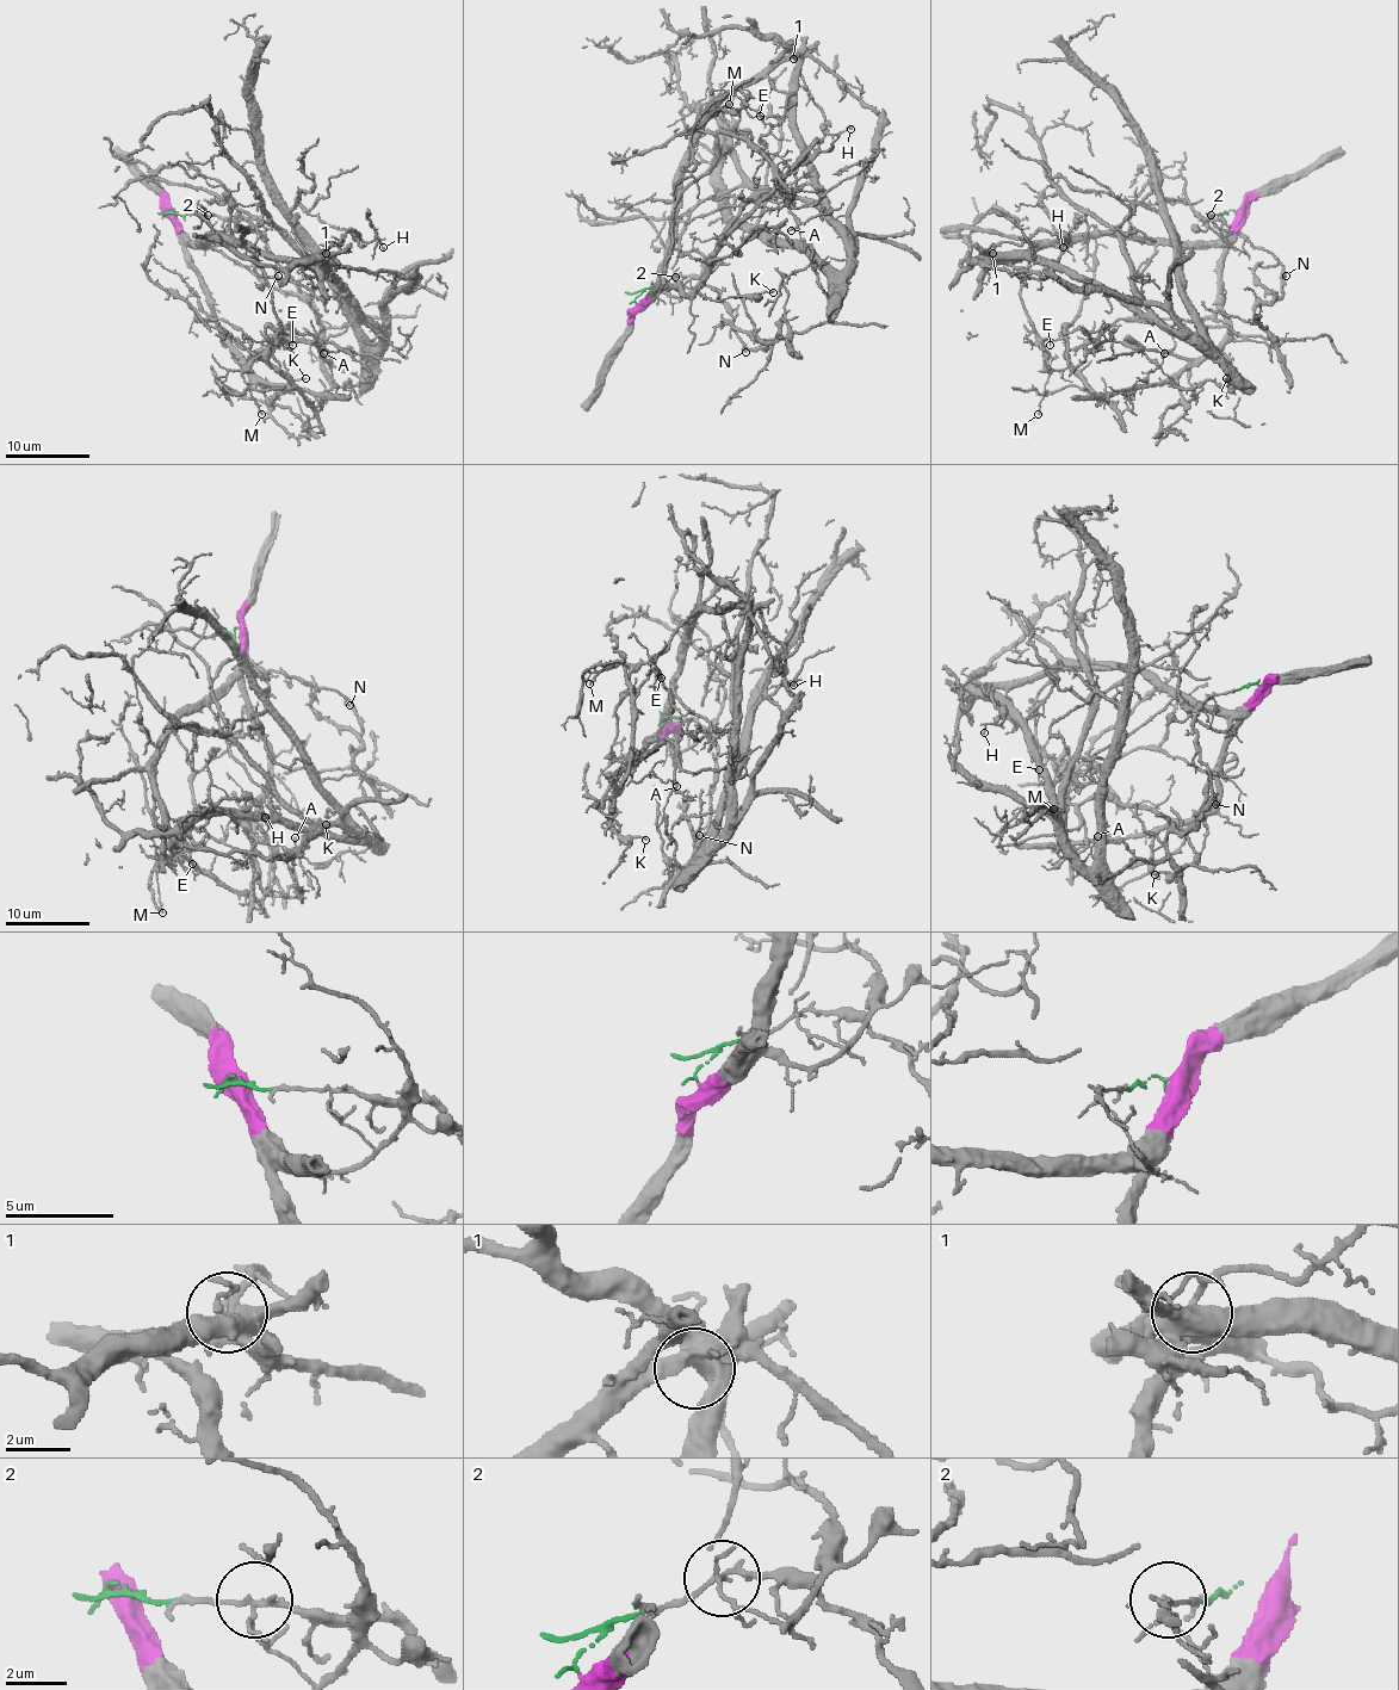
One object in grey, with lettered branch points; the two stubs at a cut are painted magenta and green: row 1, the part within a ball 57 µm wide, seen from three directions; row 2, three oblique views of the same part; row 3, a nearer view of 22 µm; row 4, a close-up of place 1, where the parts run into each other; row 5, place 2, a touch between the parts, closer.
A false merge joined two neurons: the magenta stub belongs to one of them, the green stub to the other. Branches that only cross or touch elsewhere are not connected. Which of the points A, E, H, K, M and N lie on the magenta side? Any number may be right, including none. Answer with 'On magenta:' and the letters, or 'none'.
On magenta: A, E, H, K, M

